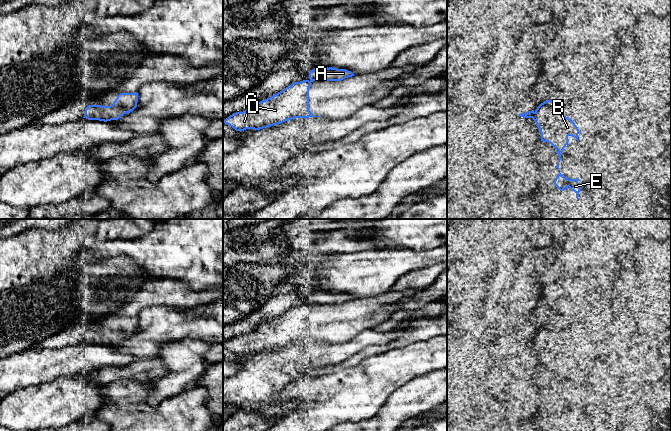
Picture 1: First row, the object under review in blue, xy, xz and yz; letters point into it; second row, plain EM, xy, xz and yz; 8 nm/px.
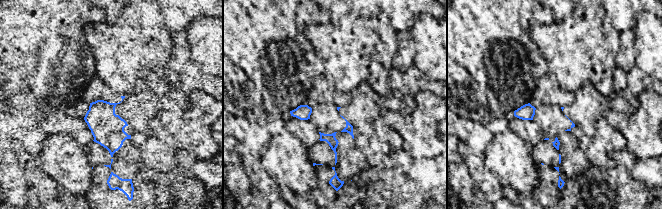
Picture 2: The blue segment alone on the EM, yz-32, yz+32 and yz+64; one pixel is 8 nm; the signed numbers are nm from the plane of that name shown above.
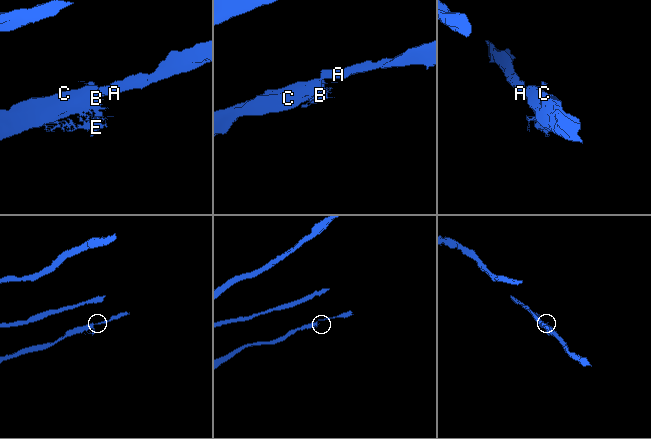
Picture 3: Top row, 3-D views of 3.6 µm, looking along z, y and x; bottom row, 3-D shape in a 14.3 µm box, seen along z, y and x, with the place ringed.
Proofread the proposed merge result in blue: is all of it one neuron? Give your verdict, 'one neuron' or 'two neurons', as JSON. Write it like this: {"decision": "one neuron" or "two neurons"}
{"decision": "two neurons"}

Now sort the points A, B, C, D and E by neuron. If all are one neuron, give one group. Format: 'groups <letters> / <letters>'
groups A / B C D E

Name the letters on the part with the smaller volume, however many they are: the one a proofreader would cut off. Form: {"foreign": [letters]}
{"foreign": ["A"]}

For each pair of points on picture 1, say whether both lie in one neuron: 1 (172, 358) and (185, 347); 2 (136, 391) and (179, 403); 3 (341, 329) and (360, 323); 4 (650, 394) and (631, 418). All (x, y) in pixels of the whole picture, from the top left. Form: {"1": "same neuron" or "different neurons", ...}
{"1": "same neuron", "2": "same neuron", "3": "same neuron", "4": "different neurons"}

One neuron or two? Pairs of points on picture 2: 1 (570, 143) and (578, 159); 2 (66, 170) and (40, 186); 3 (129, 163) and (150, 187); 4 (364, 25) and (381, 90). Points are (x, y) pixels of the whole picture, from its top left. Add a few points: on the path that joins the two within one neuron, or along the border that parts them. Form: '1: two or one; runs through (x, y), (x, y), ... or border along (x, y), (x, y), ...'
1: one; runs through (570, 147), (570, 151), (574, 155)
2: two; border along (36, 162), (38, 167), (60, 186)
3: two; border along (144, 167), (132, 179)
4: one; runs through (364, 41), (366, 55), (371, 61), (376, 74)

